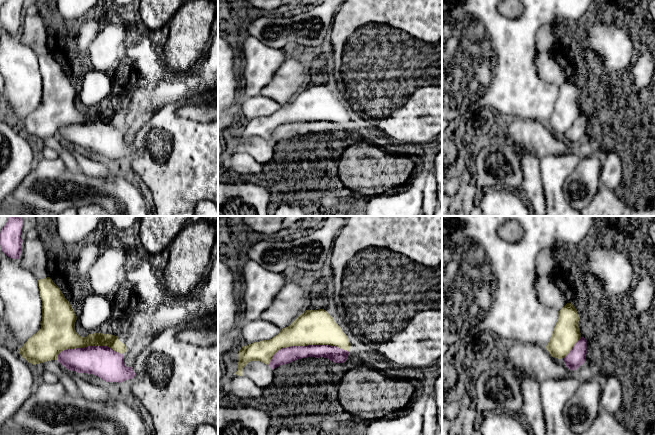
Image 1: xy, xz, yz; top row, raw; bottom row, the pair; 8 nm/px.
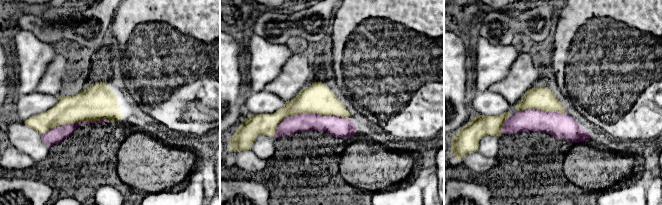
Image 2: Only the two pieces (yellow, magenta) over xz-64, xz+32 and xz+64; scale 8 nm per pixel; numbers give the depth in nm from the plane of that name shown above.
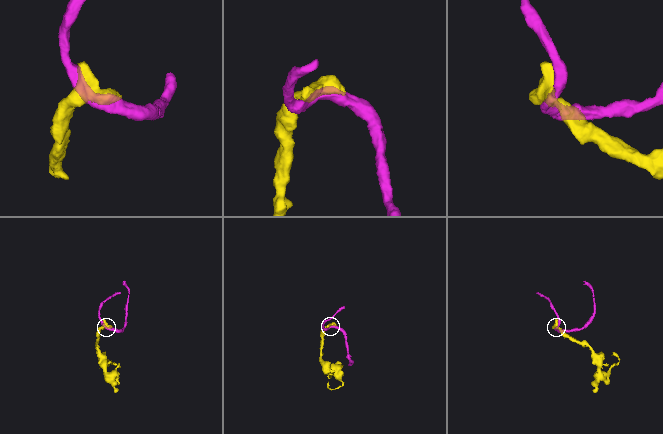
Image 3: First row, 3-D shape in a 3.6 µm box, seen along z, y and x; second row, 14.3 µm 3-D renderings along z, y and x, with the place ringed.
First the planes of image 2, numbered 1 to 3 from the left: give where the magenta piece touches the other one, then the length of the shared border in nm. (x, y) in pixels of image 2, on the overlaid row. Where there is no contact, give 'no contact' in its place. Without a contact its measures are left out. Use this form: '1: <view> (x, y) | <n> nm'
1: xz-64 (63, 124) | 380 nm
2: xz+32 (307, 113) | 650 nm
3: xz+64 (543, 110) | 380 nm

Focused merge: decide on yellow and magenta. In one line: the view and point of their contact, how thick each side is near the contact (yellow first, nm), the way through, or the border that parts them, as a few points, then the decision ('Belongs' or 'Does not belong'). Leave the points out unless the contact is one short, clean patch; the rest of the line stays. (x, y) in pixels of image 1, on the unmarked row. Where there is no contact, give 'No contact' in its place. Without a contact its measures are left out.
Touches yellow at xz (307, 121). Thickness 280 nm (yellow) against 130 nm. Does not belong

